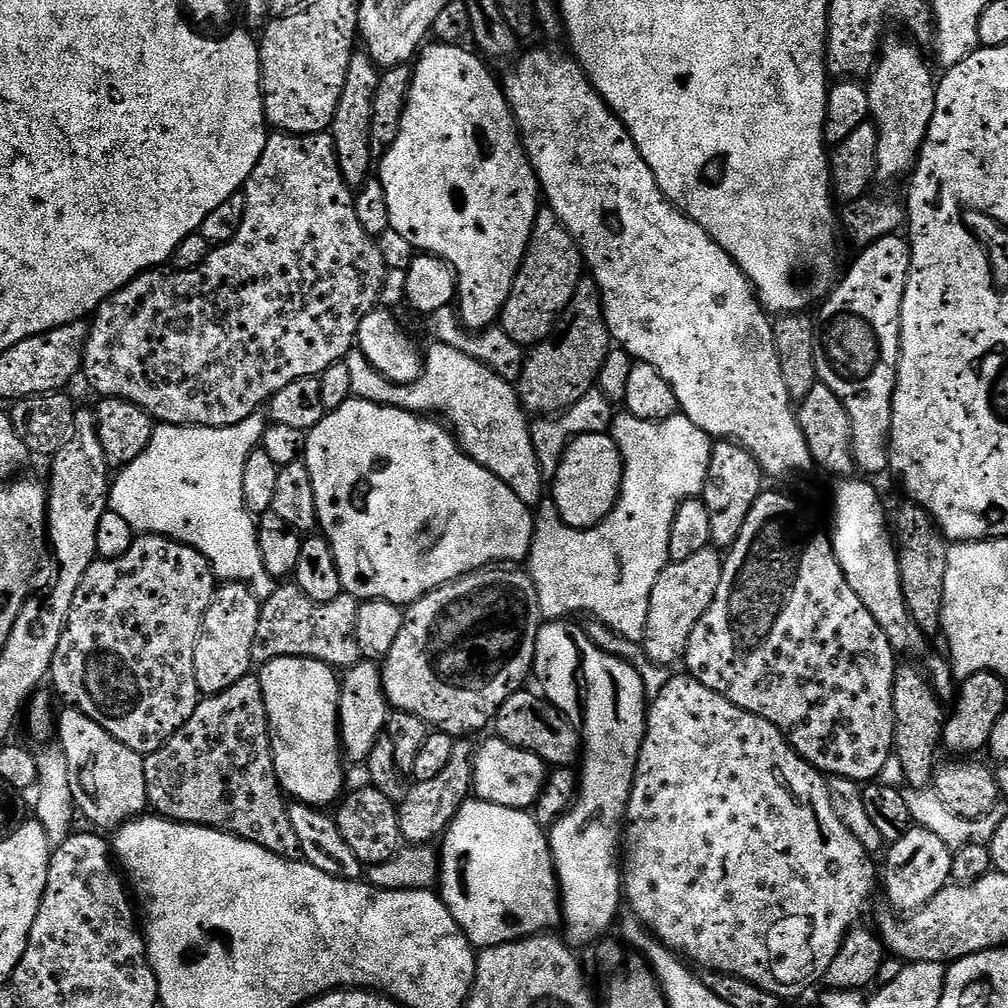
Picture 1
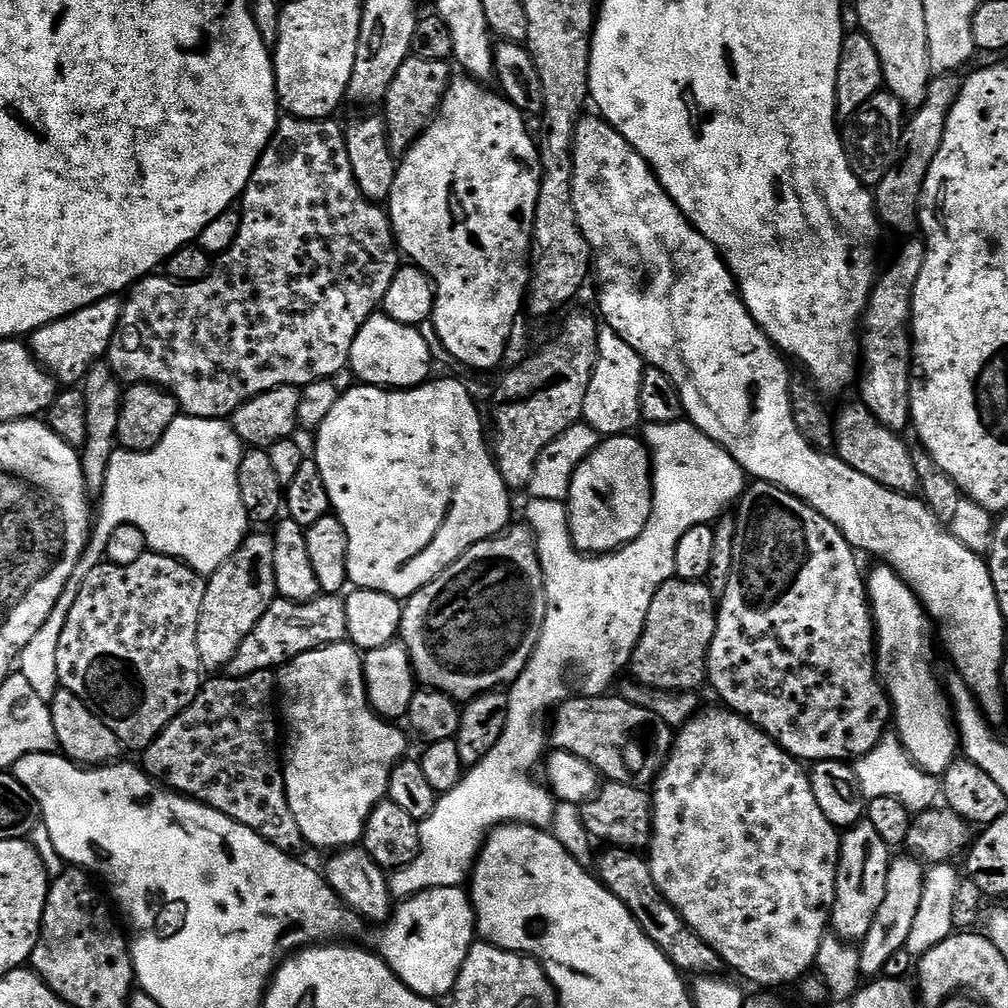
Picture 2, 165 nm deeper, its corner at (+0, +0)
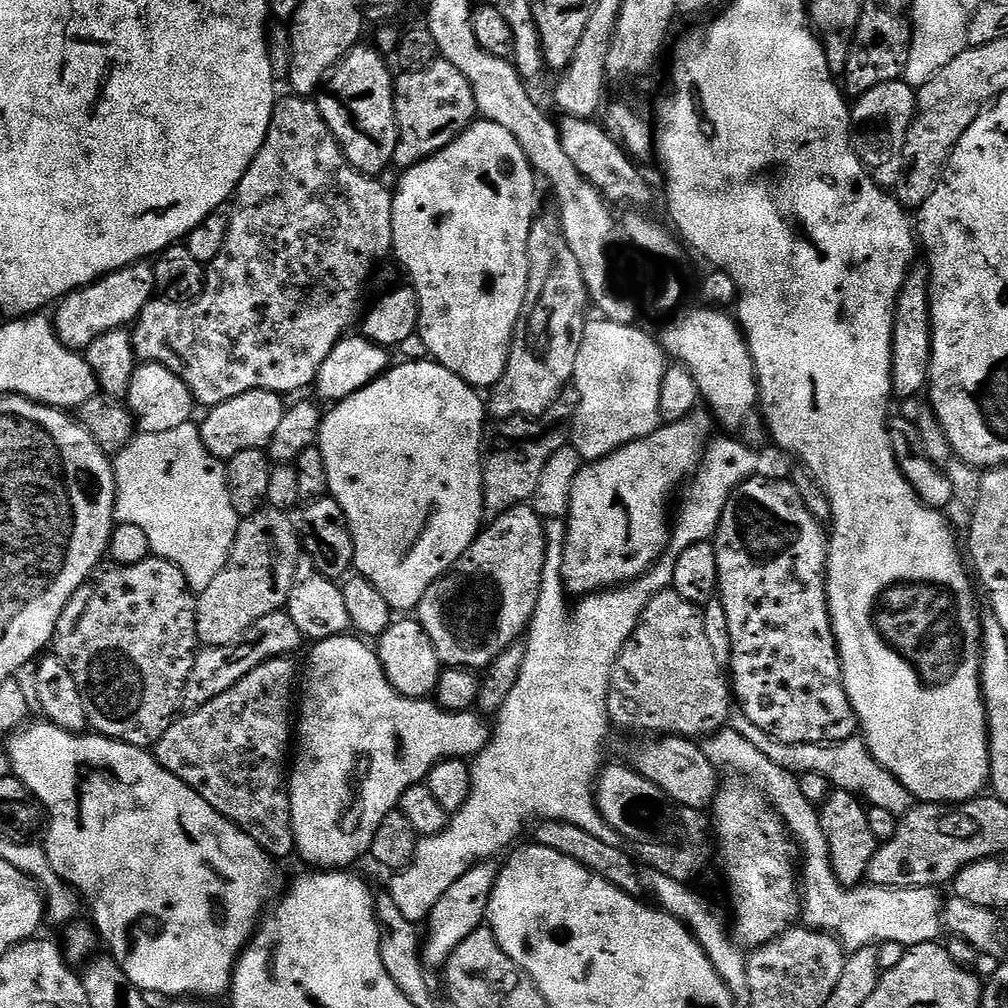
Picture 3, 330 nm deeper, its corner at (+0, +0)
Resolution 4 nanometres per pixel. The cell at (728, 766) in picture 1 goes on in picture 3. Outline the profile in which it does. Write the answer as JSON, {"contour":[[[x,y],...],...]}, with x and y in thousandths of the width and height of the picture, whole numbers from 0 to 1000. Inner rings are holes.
{"contour":[[[725,772],[713,779],[710,783],[710,791],[706,793],[704,799],[704,813],[708,818],[708,829],[714,832],[714,841],[712,837],[712,845],[718,848],[718,865],[722,868],[722,885],[726,888],[726,901],[730,904],[730,917],[728,913],[728,928],[730,934],[734,936],[734,939],[739,942],[747,940],[755,940],[757,937],[762,937],[768,932],[769,929],[775,929],[781,921],[787,920],[791,916],[792,910],[796,905],[796,881],[792,876],[792,845],[788,840],[788,834],[782,827],[782,821],[779,819],[778,814],[775,813],[774,809],[766,803],[765,798],[761,793],[741,773],[738,772]]]}

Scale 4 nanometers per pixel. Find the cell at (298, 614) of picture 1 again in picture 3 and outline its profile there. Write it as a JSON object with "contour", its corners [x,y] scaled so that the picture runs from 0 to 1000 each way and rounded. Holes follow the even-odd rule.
{"contour":[[[279,605],[264,609],[264,613],[256,613],[240,633],[236,633],[230,639],[224,641],[202,641],[197,644],[192,653],[192,665],[188,665],[188,673],[185,677],[183,686],[184,703],[199,702],[204,700],[216,688],[224,688],[228,681],[235,679],[248,665],[260,661],[260,657],[265,655],[277,655],[289,652],[290,647],[298,643],[298,638],[303,638],[304,633],[292,621],[292,613],[288,613],[285,606]]]}

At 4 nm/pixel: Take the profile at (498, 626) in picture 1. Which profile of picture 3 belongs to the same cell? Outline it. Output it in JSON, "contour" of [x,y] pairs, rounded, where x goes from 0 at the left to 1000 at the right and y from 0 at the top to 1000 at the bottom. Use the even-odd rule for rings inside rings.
{"contour":[[[517,502],[499,508],[487,519],[485,525],[483,523],[472,533],[456,560],[429,579],[413,604],[413,614],[423,625],[423,629],[427,630],[432,648],[441,662],[469,665],[483,663],[494,649],[521,630],[528,617],[540,568],[541,517],[532,509],[531,504]]]}

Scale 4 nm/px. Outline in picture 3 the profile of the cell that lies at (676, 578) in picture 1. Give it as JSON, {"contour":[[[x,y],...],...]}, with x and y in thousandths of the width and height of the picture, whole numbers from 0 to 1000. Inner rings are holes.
{"contour":[[[660,585],[649,589],[641,605],[637,605],[637,613],[633,613],[629,629],[625,629],[607,662],[603,682],[604,715],[623,726],[694,732],[719,721],[727,698],[723,672],[708,653],[708,645],[700,634],[697,606],[691,600],[681,597],[681,593],[672,587]]]}

